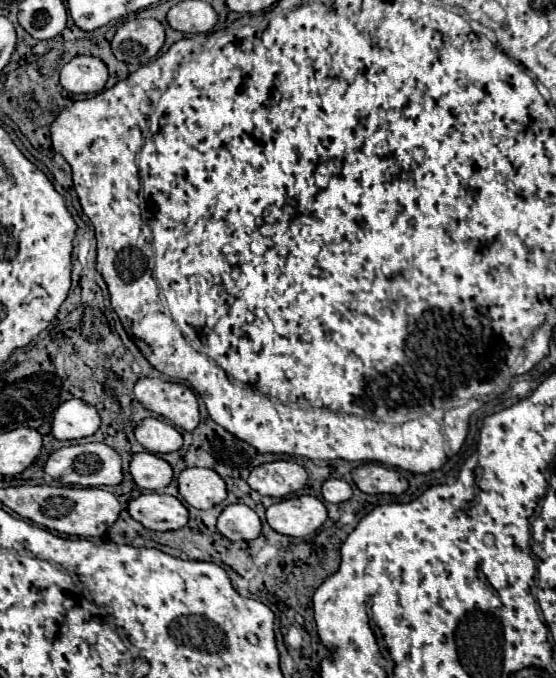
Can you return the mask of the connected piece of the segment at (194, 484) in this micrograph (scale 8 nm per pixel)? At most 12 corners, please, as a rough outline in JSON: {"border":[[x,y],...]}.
{"border":[[185,469],[179,491],[195,509],[225,501],[227,487],[213,469]]}

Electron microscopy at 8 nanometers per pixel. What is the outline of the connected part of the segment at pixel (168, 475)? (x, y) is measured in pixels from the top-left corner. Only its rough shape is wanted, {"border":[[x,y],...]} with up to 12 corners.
{"border":[[153,453],[131,459],[137,487],[159,491],[173,479],[167,461]]}

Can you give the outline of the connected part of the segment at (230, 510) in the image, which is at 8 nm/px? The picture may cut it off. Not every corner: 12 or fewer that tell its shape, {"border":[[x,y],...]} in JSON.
{"border":[[237,503],[223,509],[217,529],[229,541],[251,541],[261,519]]}

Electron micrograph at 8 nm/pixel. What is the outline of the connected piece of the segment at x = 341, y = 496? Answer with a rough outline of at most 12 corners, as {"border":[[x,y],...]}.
{"border":[[327,479],[321,487],[323,499],[341,503],[351,497],[343,479]]}

